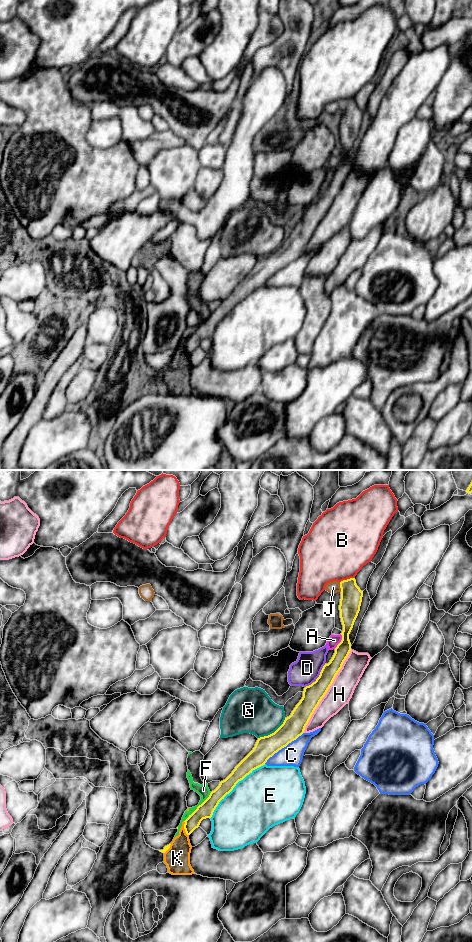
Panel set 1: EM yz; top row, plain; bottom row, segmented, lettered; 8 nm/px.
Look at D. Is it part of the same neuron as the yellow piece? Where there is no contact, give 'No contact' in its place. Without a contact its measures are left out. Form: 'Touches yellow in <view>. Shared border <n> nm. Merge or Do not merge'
Touches yellow in yz. Shared border 260 nm. Do not merge

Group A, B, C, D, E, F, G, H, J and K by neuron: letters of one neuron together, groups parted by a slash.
A / B / C / D / E / F K / G / H / J

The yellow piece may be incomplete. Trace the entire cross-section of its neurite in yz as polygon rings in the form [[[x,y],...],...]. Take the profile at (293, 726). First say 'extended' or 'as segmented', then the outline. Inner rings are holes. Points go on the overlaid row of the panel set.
as segmented; [[[355,578],[341,581],[340,588],[339,610],[343,625],[342,640],[335,648],[332,659],[323,666],[316,681],[304,688],[302,699],[291,715],[285,718],[283,724],[274,733],[258,738],[253,750],[184,821],[187,835],[198,828],[203,819],[212,817],[219,802],[233,790],[239,781],[252,773],[253,770],[265,765],[270,757],[304,733],[312,714],[332,685],[351,651],[349,634],[360,611],[363,591],[357,586]]]

